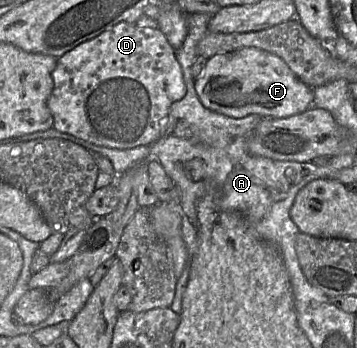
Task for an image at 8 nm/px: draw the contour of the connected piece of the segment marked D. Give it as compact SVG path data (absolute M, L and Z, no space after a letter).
M127 22L115 25L58 58L52 78L54 88L47 106L54 118L53 128L93 145L112 149L124 150L154 144L164 135L164 124L171 105L186 95L175 49L156 25L140 26Z

